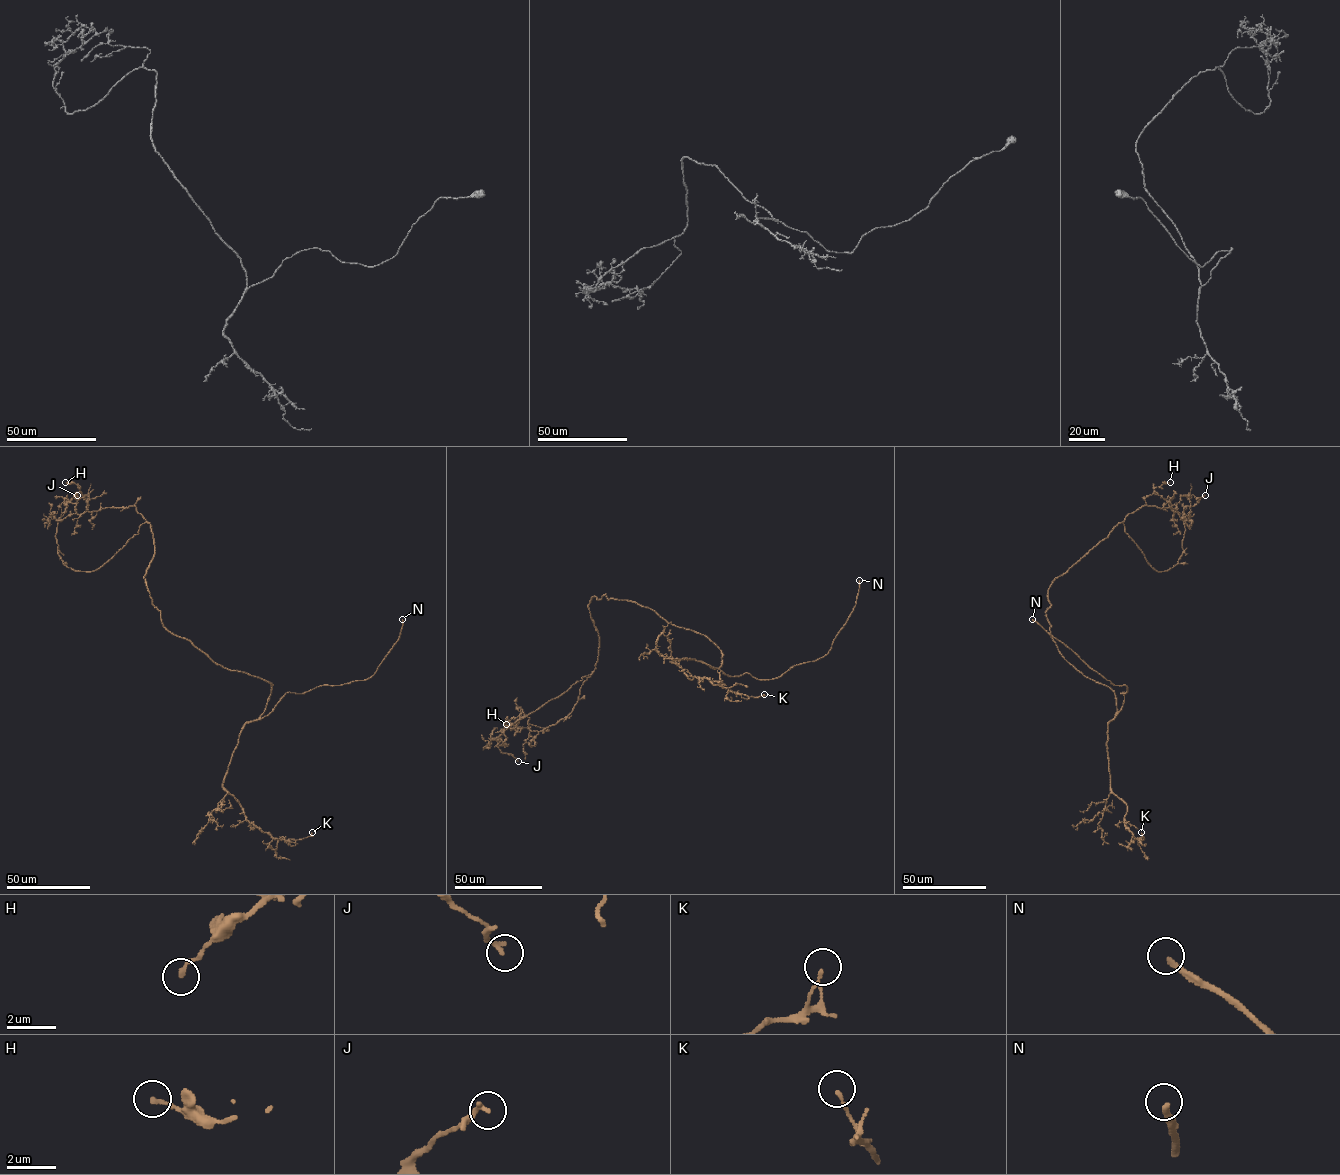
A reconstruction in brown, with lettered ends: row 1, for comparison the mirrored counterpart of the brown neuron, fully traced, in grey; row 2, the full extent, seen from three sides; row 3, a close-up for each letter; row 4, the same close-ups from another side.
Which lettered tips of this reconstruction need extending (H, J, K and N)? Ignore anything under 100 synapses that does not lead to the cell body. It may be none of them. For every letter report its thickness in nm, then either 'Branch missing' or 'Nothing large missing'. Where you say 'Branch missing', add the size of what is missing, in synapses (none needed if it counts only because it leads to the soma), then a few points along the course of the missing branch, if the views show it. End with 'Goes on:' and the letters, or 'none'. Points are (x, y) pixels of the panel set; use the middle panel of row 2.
H: Thickness 180 nm. Nothing large missing
J: Thickness 220 nm. Nothing large missing
K: Thickness 110 nm. Nothing large missing
N: Thickness 240 nm. Branch missing. Course of what is missing: (859, 580), (825, 545), (813, 541)
Goes on: N

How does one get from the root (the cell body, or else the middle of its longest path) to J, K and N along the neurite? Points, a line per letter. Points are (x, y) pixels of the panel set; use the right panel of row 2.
J: (1053, 639), (1046, 611), (1056, 578), (1121, 522), (1149, 564), (1168, 570), (1183, 551), (1183, 509), (1205, 495)
K: (1053, 639), (1077, 670), (1114, 692), (1110, 788), (1126, 804), (1125, 826), (1140, 840), (1141, 832)
N: (1053, 639), (1077, 670), (1114, 692), (1114, 719), (1127, 687), (1114, 685), (1032, 619)

